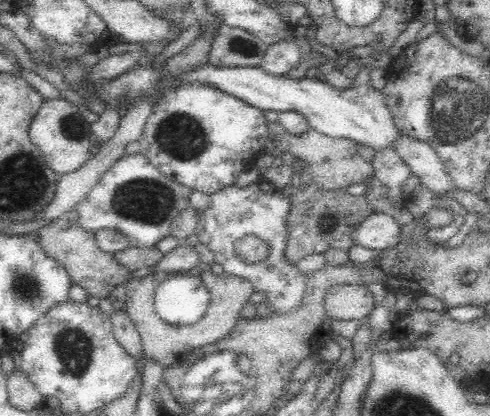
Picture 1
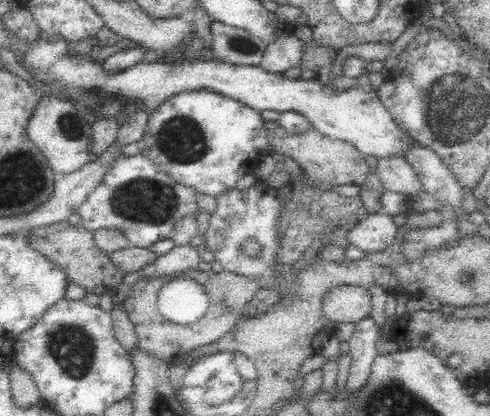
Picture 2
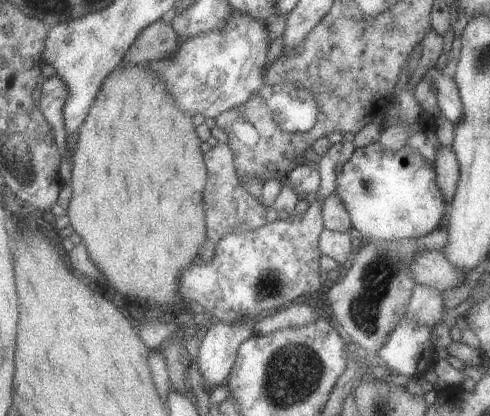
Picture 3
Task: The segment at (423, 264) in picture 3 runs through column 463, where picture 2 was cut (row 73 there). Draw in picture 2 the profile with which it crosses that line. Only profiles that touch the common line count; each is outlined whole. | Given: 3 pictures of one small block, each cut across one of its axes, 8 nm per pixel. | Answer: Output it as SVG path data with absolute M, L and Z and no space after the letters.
M292 32L290 34L284 34L282 38L278 38L276 42L272 42L264 54L264 60L262 60L262 68L270 74L280 74L288 68L296 68L302 54L306 52L308 46L302 46L300 38L294 36Z

